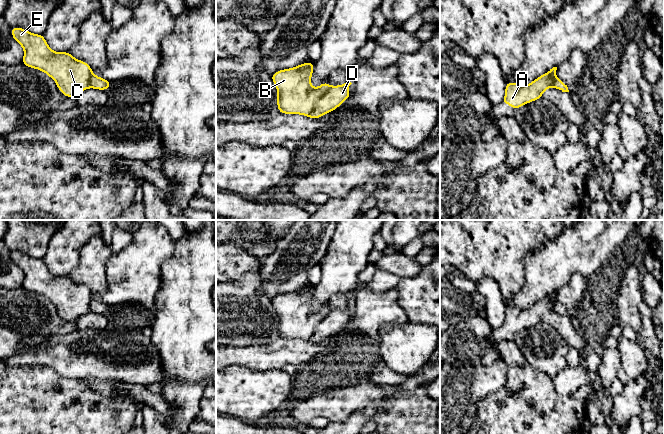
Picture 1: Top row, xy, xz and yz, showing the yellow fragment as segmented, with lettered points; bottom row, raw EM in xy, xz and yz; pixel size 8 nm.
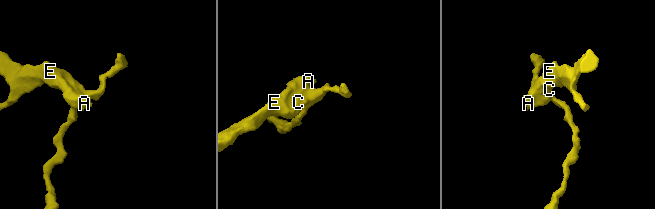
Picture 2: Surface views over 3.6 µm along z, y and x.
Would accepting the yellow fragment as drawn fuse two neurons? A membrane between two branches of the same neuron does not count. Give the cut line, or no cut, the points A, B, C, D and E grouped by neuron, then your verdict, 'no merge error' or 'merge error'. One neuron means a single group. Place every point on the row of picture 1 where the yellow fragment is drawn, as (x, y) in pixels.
xz (330, 86), (317, 101), (313, 111), (308, 116) | A B C E / D | merge error

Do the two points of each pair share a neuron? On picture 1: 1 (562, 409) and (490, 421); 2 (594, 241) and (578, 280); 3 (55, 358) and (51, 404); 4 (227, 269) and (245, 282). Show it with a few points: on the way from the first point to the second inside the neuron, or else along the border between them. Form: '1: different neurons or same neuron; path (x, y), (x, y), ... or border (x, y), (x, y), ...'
1: same neuron; path (544, 420), (508, 421)
2: different neurons; border (591, 276), (586, 278), (575, 274), (560, 287)
3: different neurons; border (31, 367), (49, 366), (57, 374), (76, 379)
4: different neurons; border (260, 267), (244, 273), (235, 280), (226, 282)

